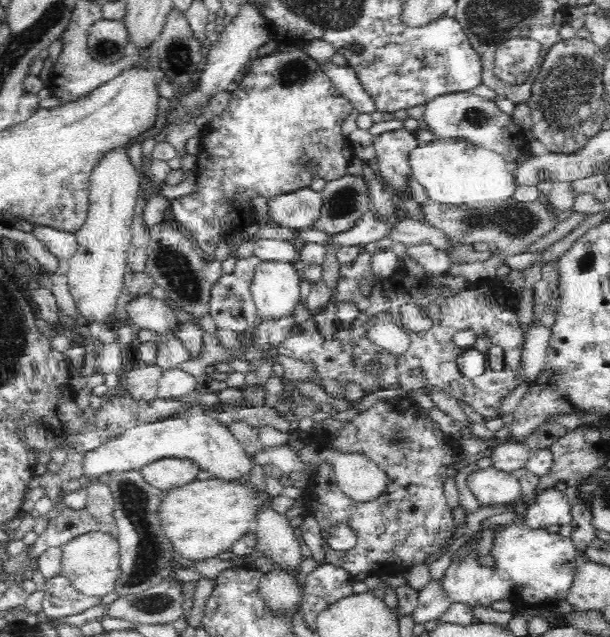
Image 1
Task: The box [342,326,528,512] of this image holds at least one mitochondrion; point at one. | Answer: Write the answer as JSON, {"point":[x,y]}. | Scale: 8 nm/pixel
{"point":[399,440]}

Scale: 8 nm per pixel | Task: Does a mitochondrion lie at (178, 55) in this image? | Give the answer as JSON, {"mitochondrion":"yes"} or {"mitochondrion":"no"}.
{"mitochondrion":"yes"}

